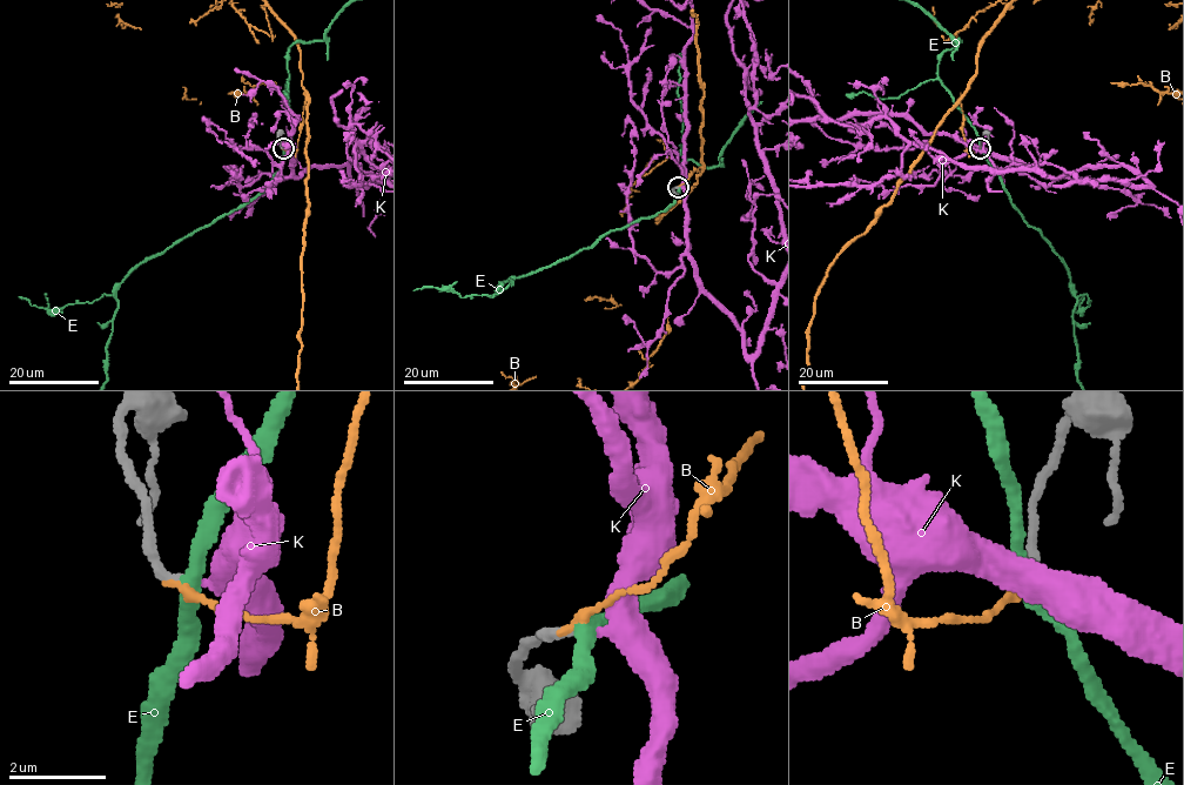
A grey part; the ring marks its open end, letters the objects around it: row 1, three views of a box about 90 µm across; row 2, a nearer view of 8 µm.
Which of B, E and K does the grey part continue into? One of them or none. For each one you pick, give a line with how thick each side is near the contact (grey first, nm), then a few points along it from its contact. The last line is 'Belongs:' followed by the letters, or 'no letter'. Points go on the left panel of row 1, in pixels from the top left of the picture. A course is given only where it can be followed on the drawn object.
K: 200 nm thick on the grey side, 320 nm on the other
Belongs: K

